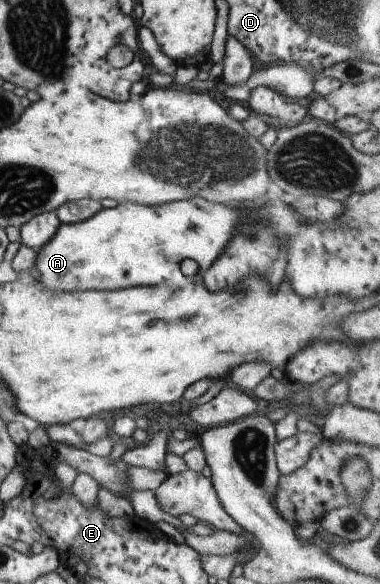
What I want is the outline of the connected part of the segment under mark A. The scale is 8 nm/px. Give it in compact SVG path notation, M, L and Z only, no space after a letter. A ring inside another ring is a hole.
M182 199L182 201L170 201L166 205L152 205L152 206L143 206L135 203L125 203L125 204L116 204L112 208L100 208L94 215L91 215L88 219L73 223L73 224L60 224L55 231L51 240L48 240L44 245L41 245L37 250L34 250L36 256L34 256L34 265L31 269L34 274L37 275L35 279L36 282L39 282L47 290L56 290L59 292L68 292L68 291L80 291L80 290L94 290L97 292L107 292L114 291L116 289L124 289L124 287L134 287L136 286L166 286L171 290L175 290L185 286L186 283L190 283L191 278L186 275L182 275L180 272L180 262L184 259L192 259L198 267L200 267L200 277L202 273L210 267L210 263L213 263L216 260L218 255L221 256L221 253L225 251L225 247L231 238L232 229L234 229L234 223L238 223L238 217L240 213L234 215L234 209L228 207L228 205L222 205L222 203L208 203L204 199Z

